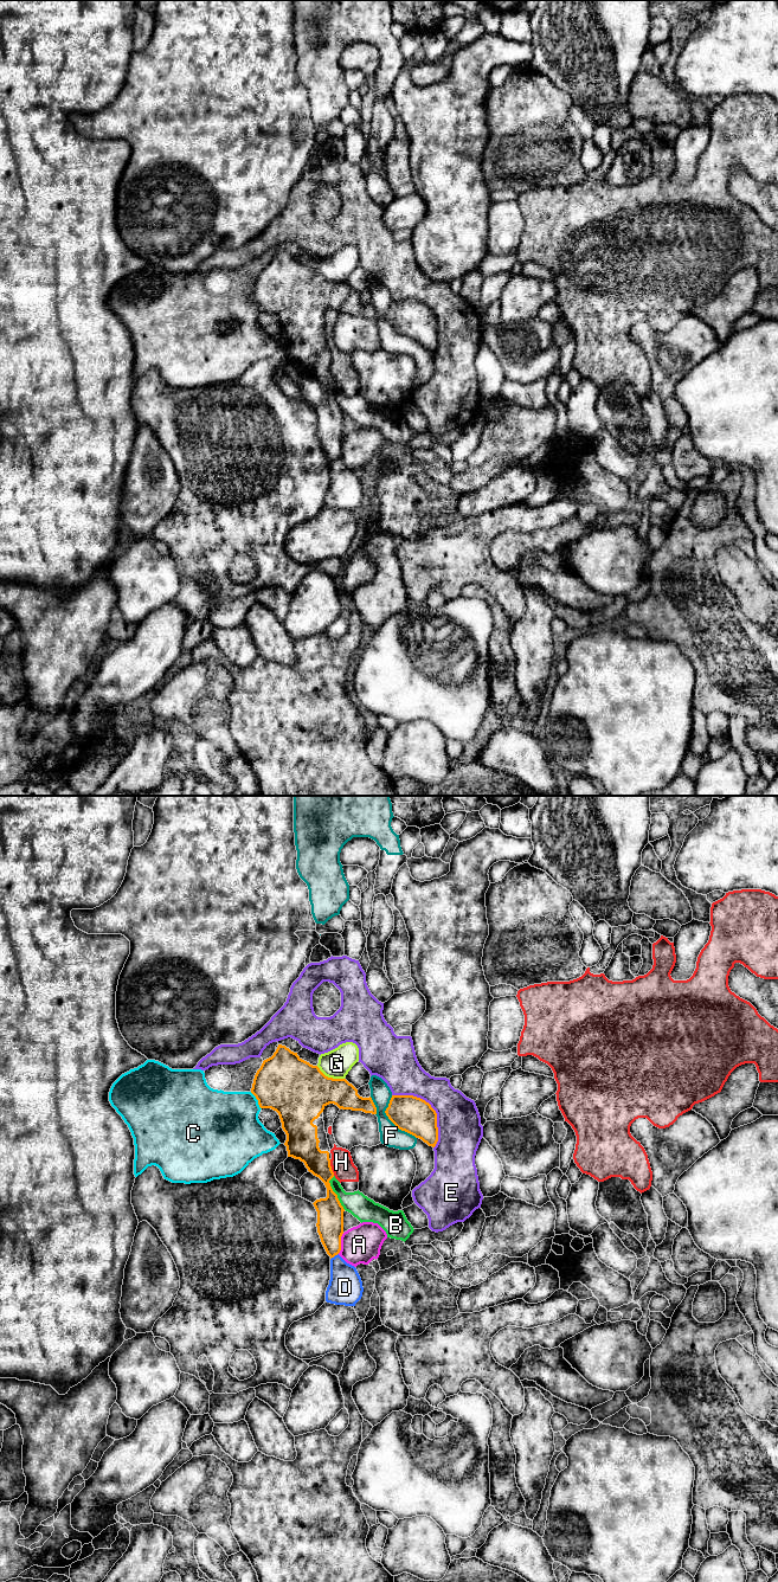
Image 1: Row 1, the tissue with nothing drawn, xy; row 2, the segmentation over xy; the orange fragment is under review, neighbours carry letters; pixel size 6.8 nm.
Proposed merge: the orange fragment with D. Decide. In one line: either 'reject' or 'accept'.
reject

